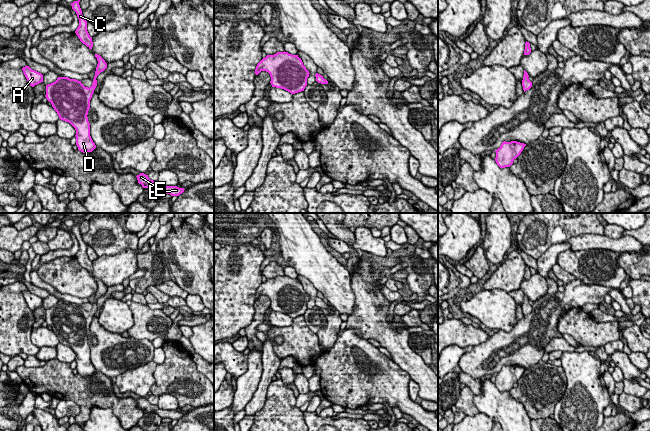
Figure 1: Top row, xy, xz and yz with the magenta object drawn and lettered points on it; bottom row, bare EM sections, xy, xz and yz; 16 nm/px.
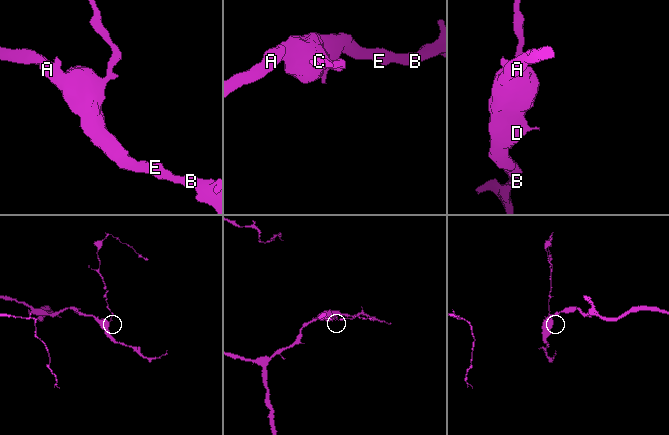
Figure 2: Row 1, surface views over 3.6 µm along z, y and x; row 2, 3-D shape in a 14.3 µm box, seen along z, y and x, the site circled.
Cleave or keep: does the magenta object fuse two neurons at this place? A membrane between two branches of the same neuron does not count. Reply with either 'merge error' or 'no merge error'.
no merge error

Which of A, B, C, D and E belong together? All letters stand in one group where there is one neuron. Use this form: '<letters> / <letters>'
A B C D E

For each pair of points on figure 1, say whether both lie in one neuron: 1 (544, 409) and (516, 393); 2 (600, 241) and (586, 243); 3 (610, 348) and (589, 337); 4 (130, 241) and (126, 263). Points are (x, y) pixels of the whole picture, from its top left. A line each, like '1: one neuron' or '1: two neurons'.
1: one neuron
2: one neuron
3: two neurons
4: two neurons

